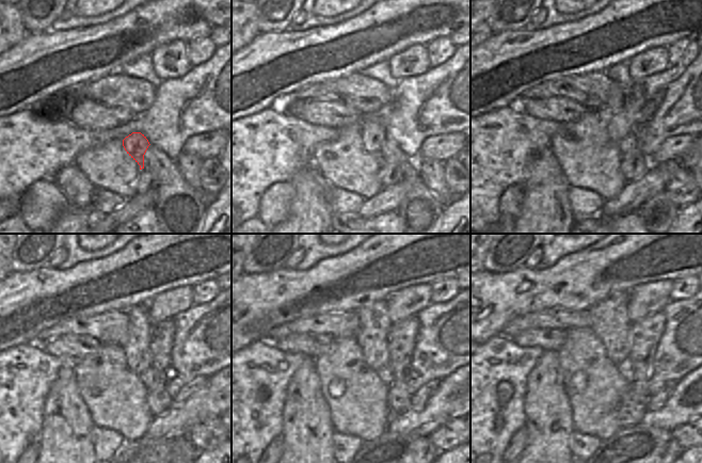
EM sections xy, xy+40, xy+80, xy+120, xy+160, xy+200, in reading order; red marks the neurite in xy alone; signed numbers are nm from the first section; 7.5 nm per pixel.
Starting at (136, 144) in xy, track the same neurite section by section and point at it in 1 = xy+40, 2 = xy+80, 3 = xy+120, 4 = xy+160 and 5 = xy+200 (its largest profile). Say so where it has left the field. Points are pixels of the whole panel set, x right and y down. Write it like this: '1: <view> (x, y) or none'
1: xy+40 (372, 129)
2: xy+80 (613, 114)
3: xy+120 (137, 348)
4: xy+160 (375, 322)
5: xy+200 (610, 323)

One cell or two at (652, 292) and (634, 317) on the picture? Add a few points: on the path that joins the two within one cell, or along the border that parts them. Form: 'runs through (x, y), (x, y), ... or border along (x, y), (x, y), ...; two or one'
runs through (647, 299), (637, 310); one

